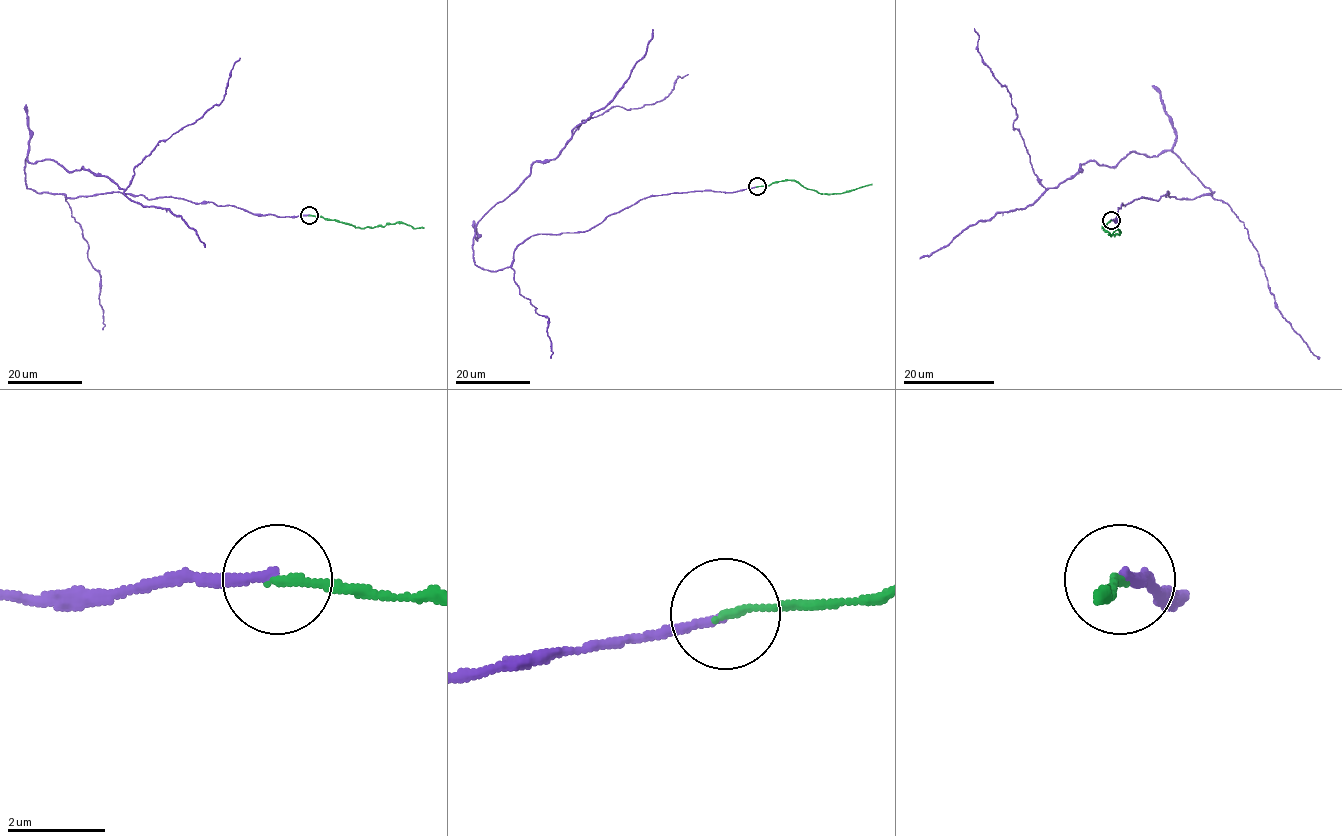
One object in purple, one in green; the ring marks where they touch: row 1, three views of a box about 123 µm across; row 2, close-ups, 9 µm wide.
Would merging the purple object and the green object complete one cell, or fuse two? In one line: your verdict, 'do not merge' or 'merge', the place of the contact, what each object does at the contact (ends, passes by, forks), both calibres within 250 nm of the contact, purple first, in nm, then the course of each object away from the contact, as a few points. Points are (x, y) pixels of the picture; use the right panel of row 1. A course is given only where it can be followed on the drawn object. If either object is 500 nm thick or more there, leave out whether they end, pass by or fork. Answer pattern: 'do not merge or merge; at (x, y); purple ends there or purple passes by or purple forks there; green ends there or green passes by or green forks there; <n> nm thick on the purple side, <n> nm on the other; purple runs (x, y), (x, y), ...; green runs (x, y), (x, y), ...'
merge; at (1111, 220); purple ends there; green ends there; 170 nm thick on the purple side, 160 nm on the other; purple runs (1110, 220), (1134, 199), (1214, 191), (1169, 150), (1131, 152), (1114, 166), (1087, 161), (1046, 188), (974, 28); green runs (1110, 220), (1102, 228), (1114, 235), (1120, 234), (1117, 229), (1112, 235), (1107, 234)

